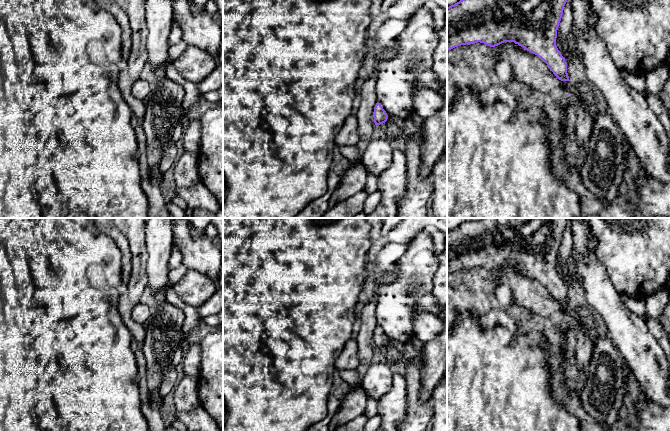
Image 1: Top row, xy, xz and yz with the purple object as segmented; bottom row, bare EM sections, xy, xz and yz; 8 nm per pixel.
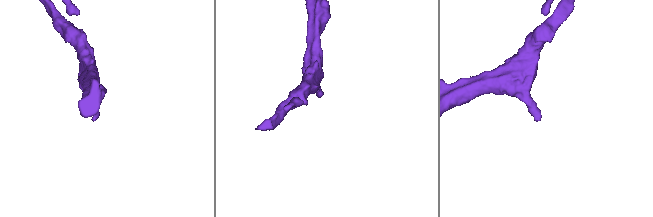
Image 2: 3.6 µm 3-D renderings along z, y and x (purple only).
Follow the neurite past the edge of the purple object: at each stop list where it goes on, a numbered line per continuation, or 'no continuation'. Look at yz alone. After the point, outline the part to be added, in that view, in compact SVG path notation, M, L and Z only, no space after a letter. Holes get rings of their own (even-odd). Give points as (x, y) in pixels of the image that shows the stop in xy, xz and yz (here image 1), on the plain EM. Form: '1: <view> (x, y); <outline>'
1: yz (579, 334); M563 319L565 326L565 362L563 385L568 399L577 388L583 387L592 357L593 327L582 320Z

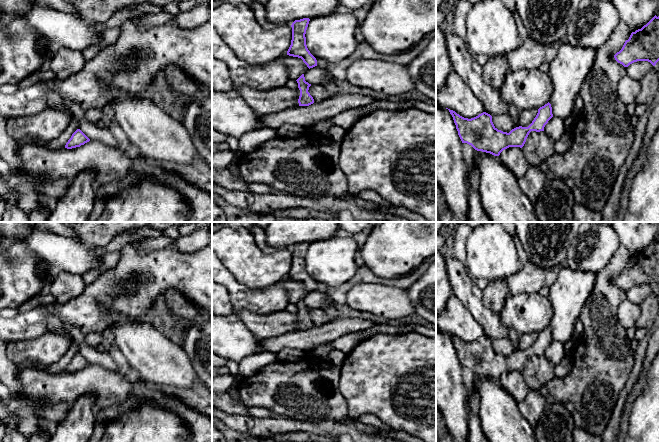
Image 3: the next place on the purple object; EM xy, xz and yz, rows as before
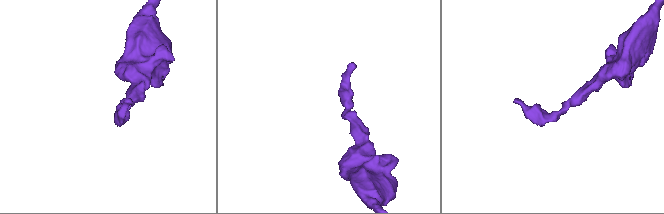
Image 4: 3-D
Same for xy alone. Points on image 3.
no continuation

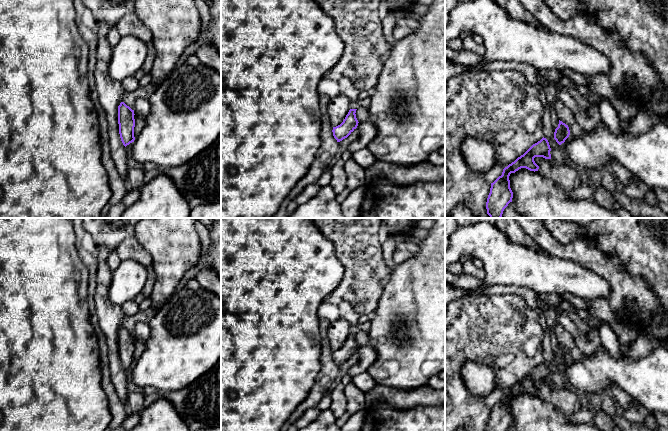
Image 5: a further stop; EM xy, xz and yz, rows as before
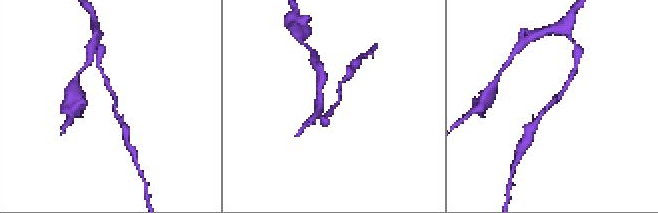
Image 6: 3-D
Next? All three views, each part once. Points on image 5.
no continuation

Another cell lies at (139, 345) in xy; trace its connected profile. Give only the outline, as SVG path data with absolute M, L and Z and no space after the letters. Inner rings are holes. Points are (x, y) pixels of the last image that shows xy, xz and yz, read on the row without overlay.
M134 339L134 343L135 343L134 361L136 362L142 355L143 351L145 350L145 342L139 339Z

